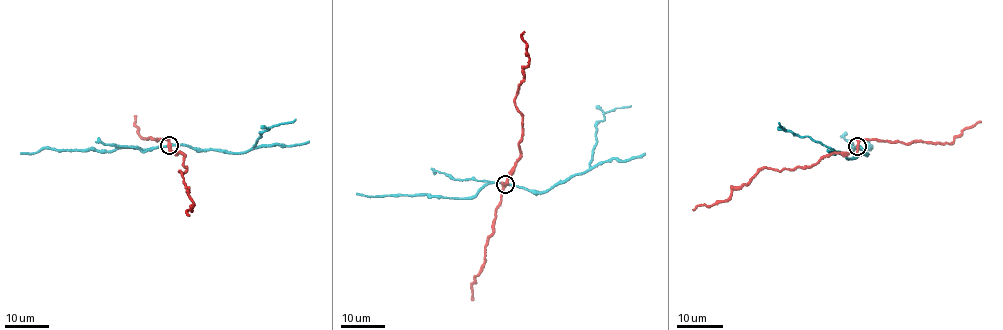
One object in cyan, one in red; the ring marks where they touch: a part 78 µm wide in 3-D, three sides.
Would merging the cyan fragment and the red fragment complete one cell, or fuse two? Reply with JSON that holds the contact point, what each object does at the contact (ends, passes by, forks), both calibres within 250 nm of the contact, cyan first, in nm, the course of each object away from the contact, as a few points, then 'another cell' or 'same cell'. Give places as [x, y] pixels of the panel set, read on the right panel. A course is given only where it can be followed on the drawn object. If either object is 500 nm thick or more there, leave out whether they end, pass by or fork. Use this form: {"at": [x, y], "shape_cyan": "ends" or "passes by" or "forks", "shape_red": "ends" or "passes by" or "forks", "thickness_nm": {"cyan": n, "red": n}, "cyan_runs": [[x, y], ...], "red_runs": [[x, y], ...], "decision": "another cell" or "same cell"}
{"at": [857, 146], "shape_cyan": "passes by", "shape_red": "passes by", "thickness_nm": {"cyan": 240, "red": 380}, "cyan_runs": [[857, 147], [865, 154], [847, 158], [807, 136], [786, 131], [779, 122]], "red_runs": [[857, 147], [856, 154], [830, 153], [803, 167], [777, 170], [761, 168], [727, 199], [692, 209]], "decision": "another cell"}

